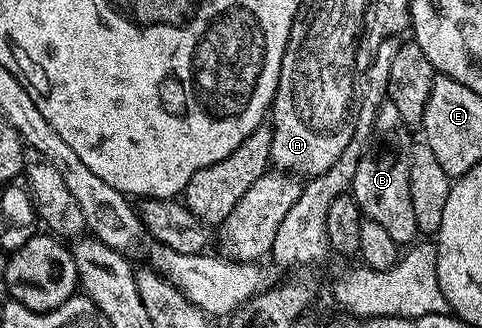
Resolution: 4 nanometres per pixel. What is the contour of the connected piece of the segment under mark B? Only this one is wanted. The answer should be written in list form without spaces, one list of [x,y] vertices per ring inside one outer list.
[[[385,102],[380,105],[372,126],[371,138],[356,169],[352,195],[360,206],[363,217],[382,227],[392,242],[410,246],[419,239],[416,213],[412,210],[412,198],[408,194],[408,166],[410,165],[411,125],[400,118],[400,110]]]

